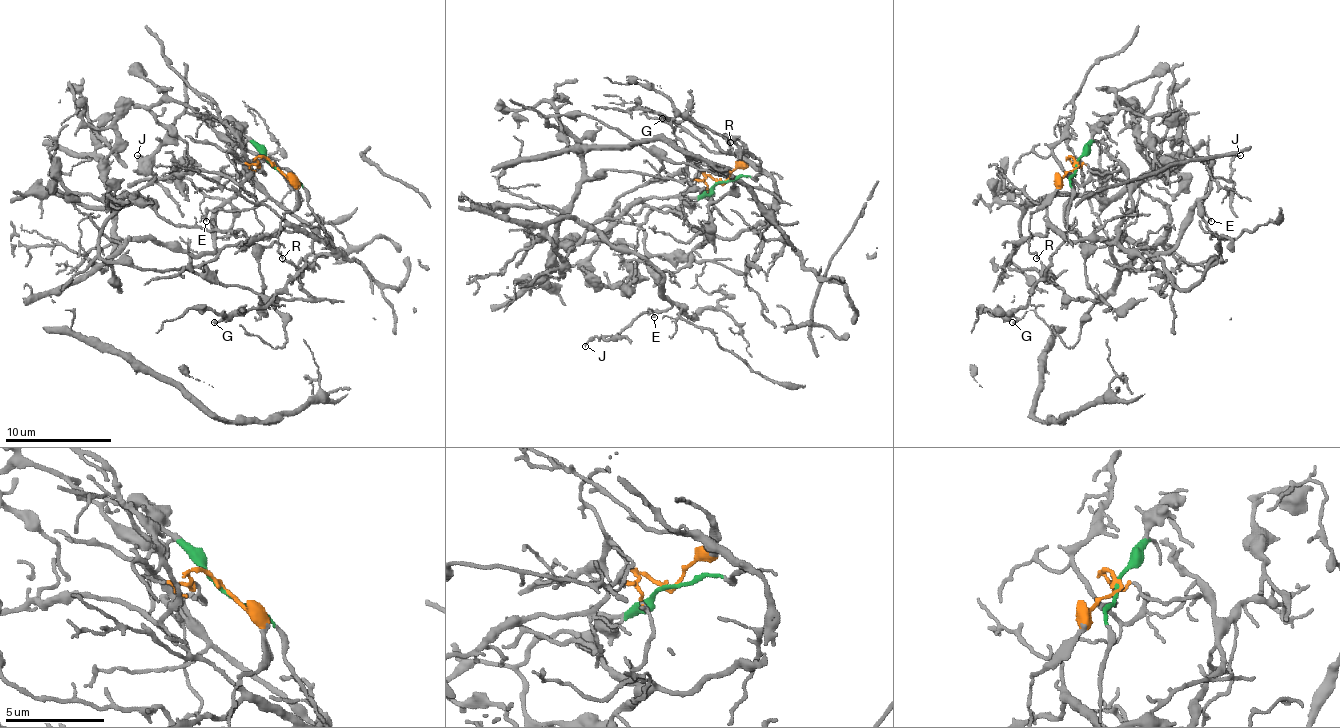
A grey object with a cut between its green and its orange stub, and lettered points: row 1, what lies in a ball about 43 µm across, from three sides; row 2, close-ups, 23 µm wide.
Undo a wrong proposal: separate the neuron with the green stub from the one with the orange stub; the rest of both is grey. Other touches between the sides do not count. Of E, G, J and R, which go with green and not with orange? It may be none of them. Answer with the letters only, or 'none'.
E, J

